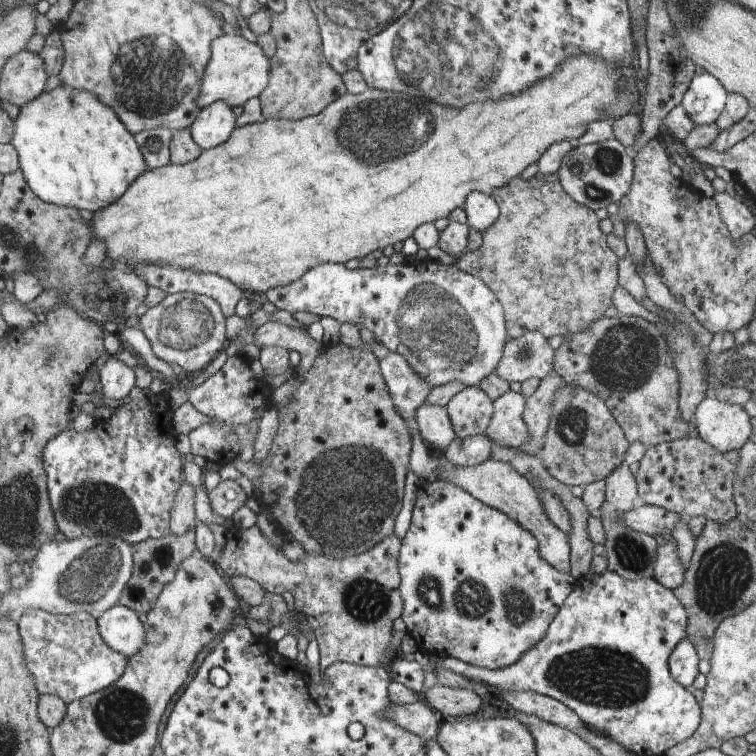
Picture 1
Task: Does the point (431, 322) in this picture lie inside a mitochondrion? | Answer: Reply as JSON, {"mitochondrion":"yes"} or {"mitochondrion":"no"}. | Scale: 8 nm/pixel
{"mitochondrion":"yes"}

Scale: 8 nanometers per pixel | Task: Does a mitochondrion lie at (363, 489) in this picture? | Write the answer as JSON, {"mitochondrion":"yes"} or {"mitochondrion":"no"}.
{"mitochondrion":"yes"}

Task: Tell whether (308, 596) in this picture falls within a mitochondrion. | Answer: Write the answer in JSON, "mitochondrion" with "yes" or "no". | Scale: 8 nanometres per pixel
{"mitochondrion":"no"}

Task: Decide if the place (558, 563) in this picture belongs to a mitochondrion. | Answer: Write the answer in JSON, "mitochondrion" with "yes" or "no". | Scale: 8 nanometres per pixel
{"mitochondrion":"no"}

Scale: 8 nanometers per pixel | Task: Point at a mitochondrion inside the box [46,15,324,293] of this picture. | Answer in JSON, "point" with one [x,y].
{"point":[150,75]}

